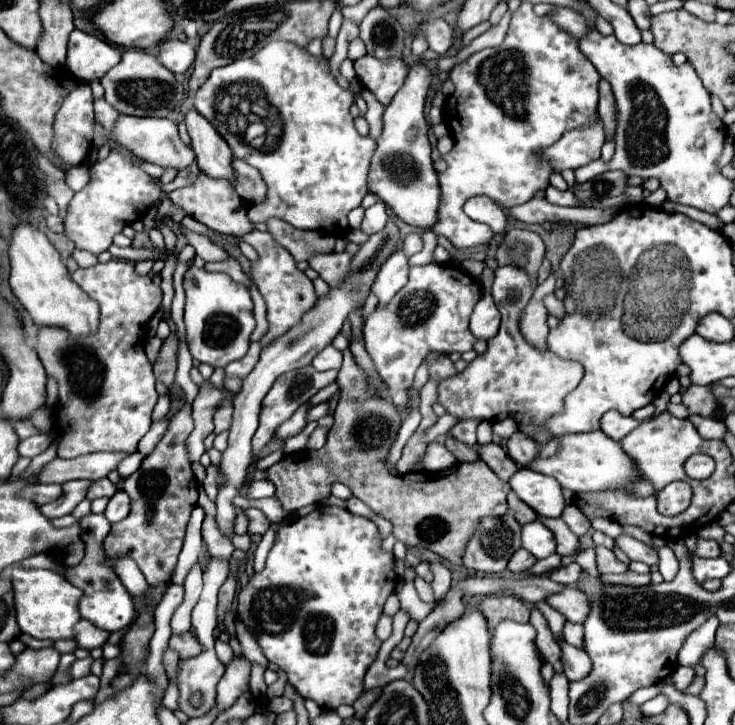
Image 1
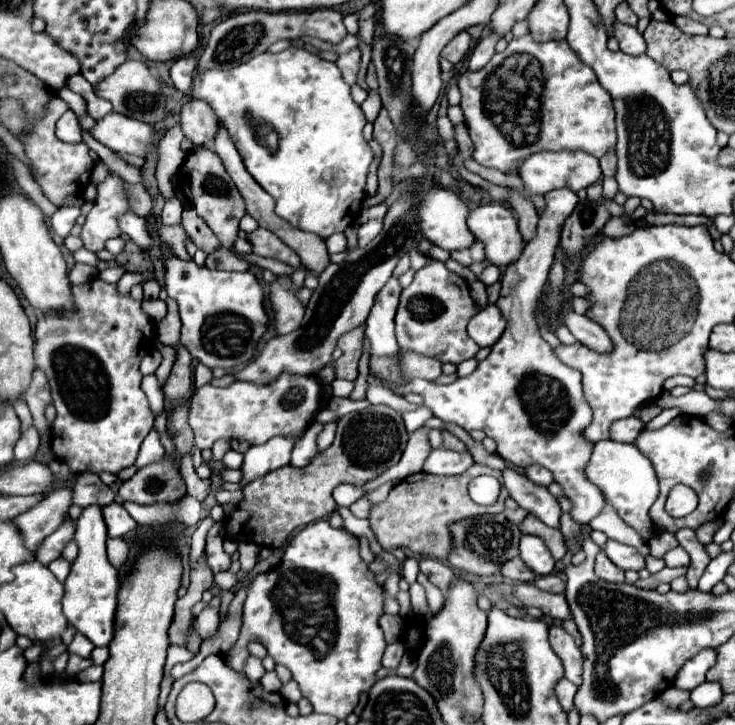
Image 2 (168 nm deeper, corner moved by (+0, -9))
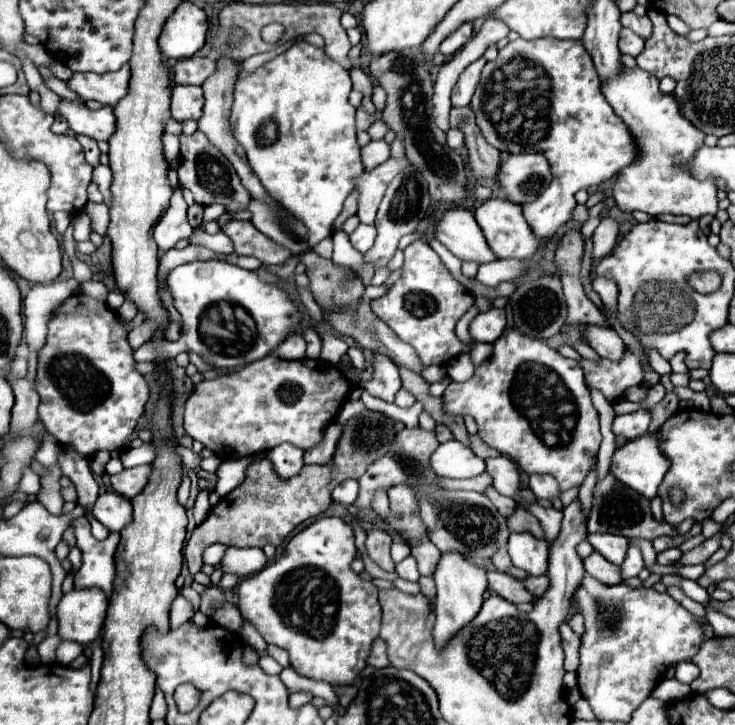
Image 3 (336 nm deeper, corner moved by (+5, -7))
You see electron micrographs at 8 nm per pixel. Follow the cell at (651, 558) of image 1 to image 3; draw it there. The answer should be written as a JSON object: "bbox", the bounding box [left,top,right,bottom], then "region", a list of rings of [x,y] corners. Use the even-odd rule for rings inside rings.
{"bbox":[587,534,627,564],"region":[[[589,534],[587,540],[589,540],[589,544],[593,544],[593,548],[595,548],[599,554],[603,554],[609,562],[621,564],[621,562],[625,560],[627,538],[615,536],[615,534]]]}

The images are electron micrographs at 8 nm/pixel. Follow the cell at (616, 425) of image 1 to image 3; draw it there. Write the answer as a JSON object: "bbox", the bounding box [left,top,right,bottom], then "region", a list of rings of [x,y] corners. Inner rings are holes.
{"bbox":[613,410,651,438],"region":[[[637,410],[631,414],[615,416],[613,420],[613,434],[615,436],[625,436],[625,438],[637,438],[647,434],[647,426],[651,422],[651,416],[647,410]]]}

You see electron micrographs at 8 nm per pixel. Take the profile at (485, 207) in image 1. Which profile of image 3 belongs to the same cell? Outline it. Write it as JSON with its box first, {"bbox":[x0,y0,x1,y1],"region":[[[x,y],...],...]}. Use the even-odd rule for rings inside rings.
{"bbox":[475,198,543,258],"region":[[[489,198],[485,200],[477,210],[475,210],[475,220],[479,228],[483,230],[483,236],[487,238],[489,248],[493,250],[495,258],[531,258],[535,252],[543,250],[541,242],[531,234],[531,228],[527,226],[523,218],[523,210],[519,204],[513,204],[509,200],[499,200],[499,198]]]}

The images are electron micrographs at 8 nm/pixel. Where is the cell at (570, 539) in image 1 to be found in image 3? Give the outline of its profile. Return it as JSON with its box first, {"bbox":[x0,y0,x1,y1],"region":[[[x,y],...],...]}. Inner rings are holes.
{"bbox":[507,506,543,538],"region":[[[517,506],[517,510],[507,518],[507,524],[511,532],[529,532],[535,534],[535,538],[543,538],[543,528],[539,526],[539,520],[521,506]]]}

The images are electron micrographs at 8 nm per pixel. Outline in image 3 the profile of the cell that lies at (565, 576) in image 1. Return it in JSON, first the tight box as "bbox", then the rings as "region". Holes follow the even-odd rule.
{"bbox":[523,574,549,596],"region":[[[543,574],[543,576],[529,576],[529,578],[523,580],[523,584],[525,584],[525,588],[527,588],[531,594],[543,596],[543,594],[547,592],[549,578],[547,578],[547,574]]]}

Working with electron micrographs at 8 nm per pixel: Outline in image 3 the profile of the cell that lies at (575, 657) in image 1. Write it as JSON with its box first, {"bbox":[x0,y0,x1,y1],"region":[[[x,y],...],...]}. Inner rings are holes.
{"bbox":[559,622,581,672],"region":[[[565,622],[559,626],[559,632],[561,632],[563,650],[565,650],[565,672],[577,672],[577,668],[579,668],[581,638]]]}

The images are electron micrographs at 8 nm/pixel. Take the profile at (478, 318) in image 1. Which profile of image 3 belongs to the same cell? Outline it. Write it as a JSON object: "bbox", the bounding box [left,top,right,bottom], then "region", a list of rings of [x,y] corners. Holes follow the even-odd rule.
{"bbox":[469,308,505,342],"region":[[[491,308],[487,312],[479,312],[469,324],[469,334],[475,342],[495,342],[505,330],[505,310]]]}

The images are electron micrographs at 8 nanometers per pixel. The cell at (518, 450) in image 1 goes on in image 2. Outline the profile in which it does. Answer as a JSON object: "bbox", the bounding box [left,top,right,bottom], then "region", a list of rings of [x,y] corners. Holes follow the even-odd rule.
{"bbox":[526,464,554,486],"region":[[[534,464],[532,468],[528,468],[528,470],[526,470],[526,476],[528,476],[534,484],[540,484],[540,486],[548,486],[548,484],[554,482],[552,474],[550,474],[546,468],[540,468],[538,464]]]}

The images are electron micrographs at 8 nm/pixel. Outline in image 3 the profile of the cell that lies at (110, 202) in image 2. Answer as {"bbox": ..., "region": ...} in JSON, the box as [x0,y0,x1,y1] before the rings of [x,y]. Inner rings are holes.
{"bbox":[73,212,93,242],"region":[[[81,212],[79,218],[77,218],[77,222],[75,222],[75,230],[73,230],[73,238],[75,238],[75,242],[89,240],[91,232],[93,232],[93,230],[91,230],[91,218],[89,218],[87,212]]]}

